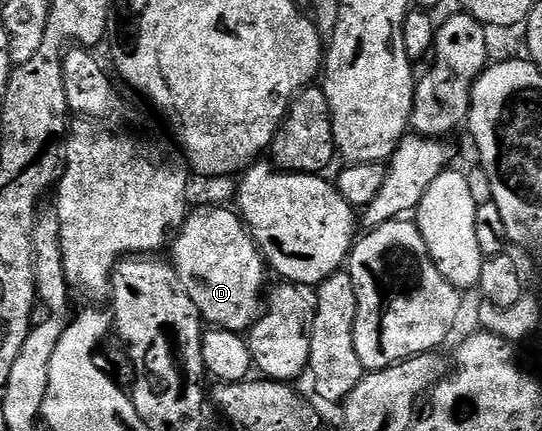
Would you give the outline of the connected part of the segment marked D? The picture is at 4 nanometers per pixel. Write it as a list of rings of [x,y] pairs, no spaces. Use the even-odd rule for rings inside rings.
[[[205,205],[192,210],[172,238],[171,264],[183,291],[191,295],[191,303],[210,326],[244,334],[263,312],[267,266],[245,222],[230,209]]]

